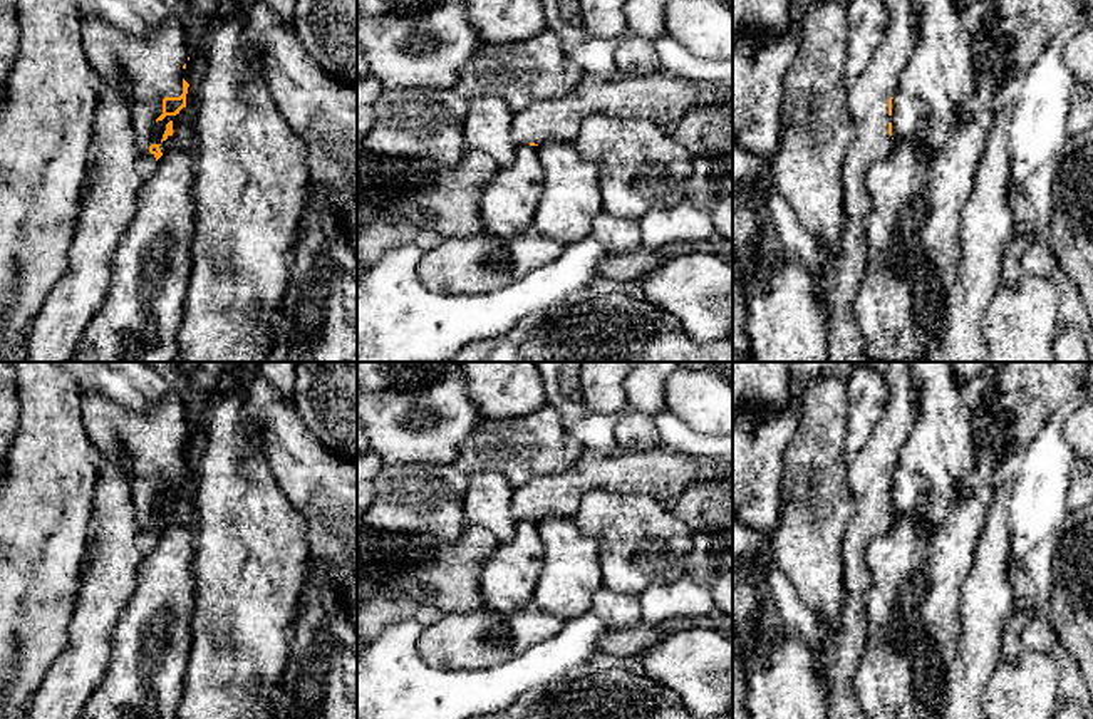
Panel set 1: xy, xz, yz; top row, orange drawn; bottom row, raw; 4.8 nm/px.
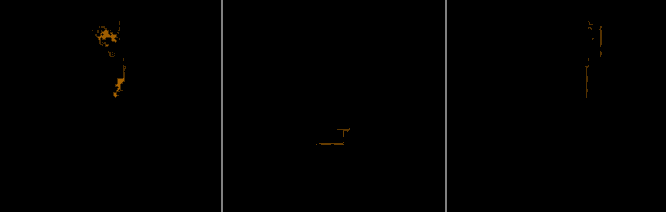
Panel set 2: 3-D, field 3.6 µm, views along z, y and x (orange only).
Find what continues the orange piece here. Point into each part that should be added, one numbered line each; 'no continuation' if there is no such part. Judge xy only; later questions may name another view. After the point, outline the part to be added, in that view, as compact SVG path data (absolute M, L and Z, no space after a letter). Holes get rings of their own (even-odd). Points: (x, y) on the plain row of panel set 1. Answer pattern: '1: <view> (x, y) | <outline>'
1: xy (148, 443) | M146 362L164 380L168 392L159 404L134 411L80 389L84 429L106 459L127 471L139 533L154 518L156 494L164 473L183 469L183 441L188 439L184 409L186 382L173 362Z

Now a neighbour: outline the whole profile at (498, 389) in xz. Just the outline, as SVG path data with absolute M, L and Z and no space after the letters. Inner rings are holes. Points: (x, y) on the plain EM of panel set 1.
M461 362L469 401L481 419L521 417L546 404L546 392L535 362Z

